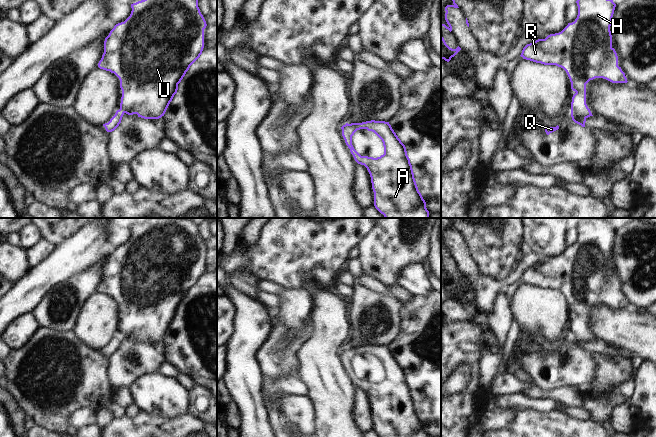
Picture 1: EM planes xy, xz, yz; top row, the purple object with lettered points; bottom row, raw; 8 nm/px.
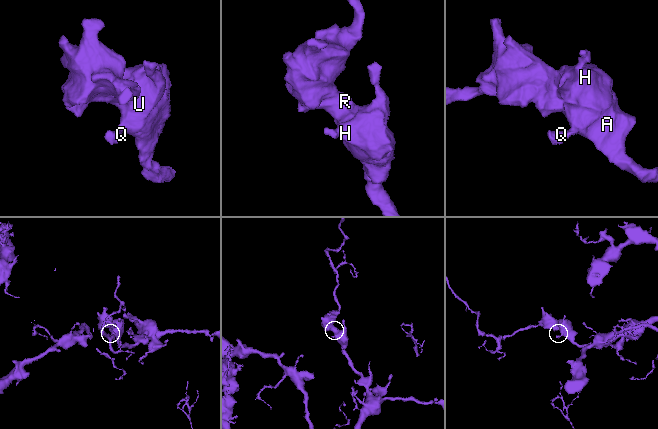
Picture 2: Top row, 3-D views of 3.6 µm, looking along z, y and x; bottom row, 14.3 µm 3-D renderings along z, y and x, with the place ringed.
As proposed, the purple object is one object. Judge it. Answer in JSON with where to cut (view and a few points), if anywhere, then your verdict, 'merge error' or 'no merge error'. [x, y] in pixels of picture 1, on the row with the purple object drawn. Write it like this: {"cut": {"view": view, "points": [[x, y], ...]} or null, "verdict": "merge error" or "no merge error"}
{"cut": {"view": "yz", "points": [[571, 109], [585, 118]]}, "verdict": "merge error"}

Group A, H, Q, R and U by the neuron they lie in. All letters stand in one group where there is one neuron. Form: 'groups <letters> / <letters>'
groups A H R U / Q

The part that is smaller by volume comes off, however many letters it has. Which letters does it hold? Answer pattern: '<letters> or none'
Q

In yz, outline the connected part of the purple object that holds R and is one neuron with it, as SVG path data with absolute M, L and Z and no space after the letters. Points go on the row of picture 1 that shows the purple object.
M577 0L578 15L574 22L568 25L559 33L550 34L545 39L538 39L527 44L521 53L521 57L544 65L556 65L563 68L571 82L571 89L576 93L572 97L571 110L577 115L588 118L593 116L586 104L586 84L595 78L603 78L612 83L627 83L625 73L618 66L618 56L612 47L612 35L610 26L616 4L613 0Z

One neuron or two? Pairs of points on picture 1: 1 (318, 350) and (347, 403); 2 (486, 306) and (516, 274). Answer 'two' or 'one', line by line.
1: one
2: one

